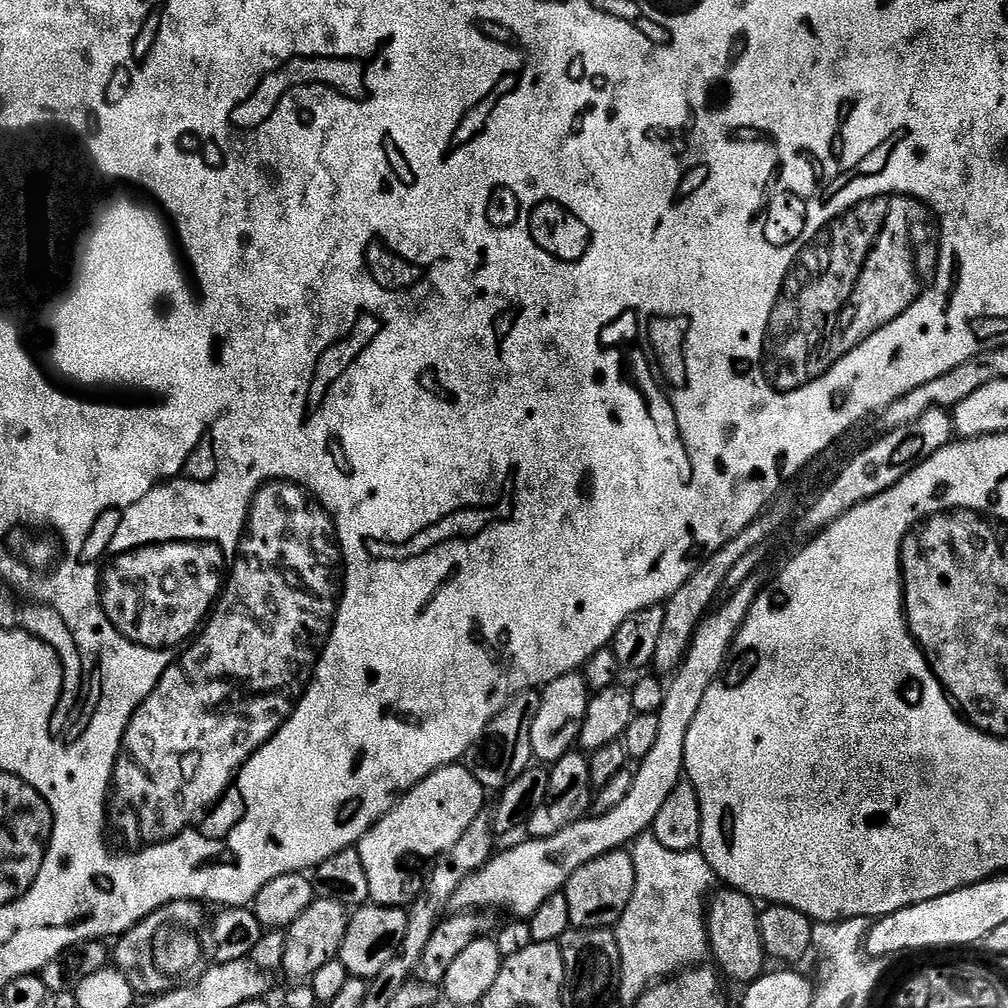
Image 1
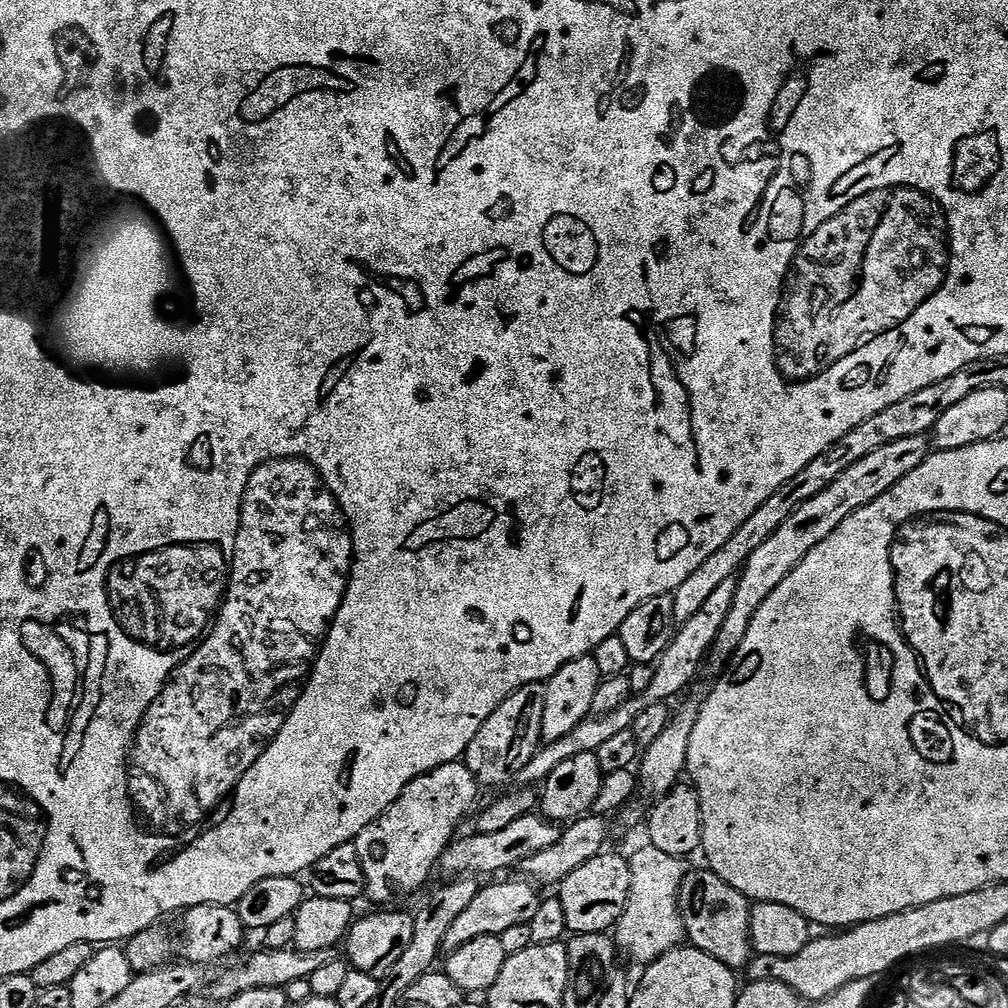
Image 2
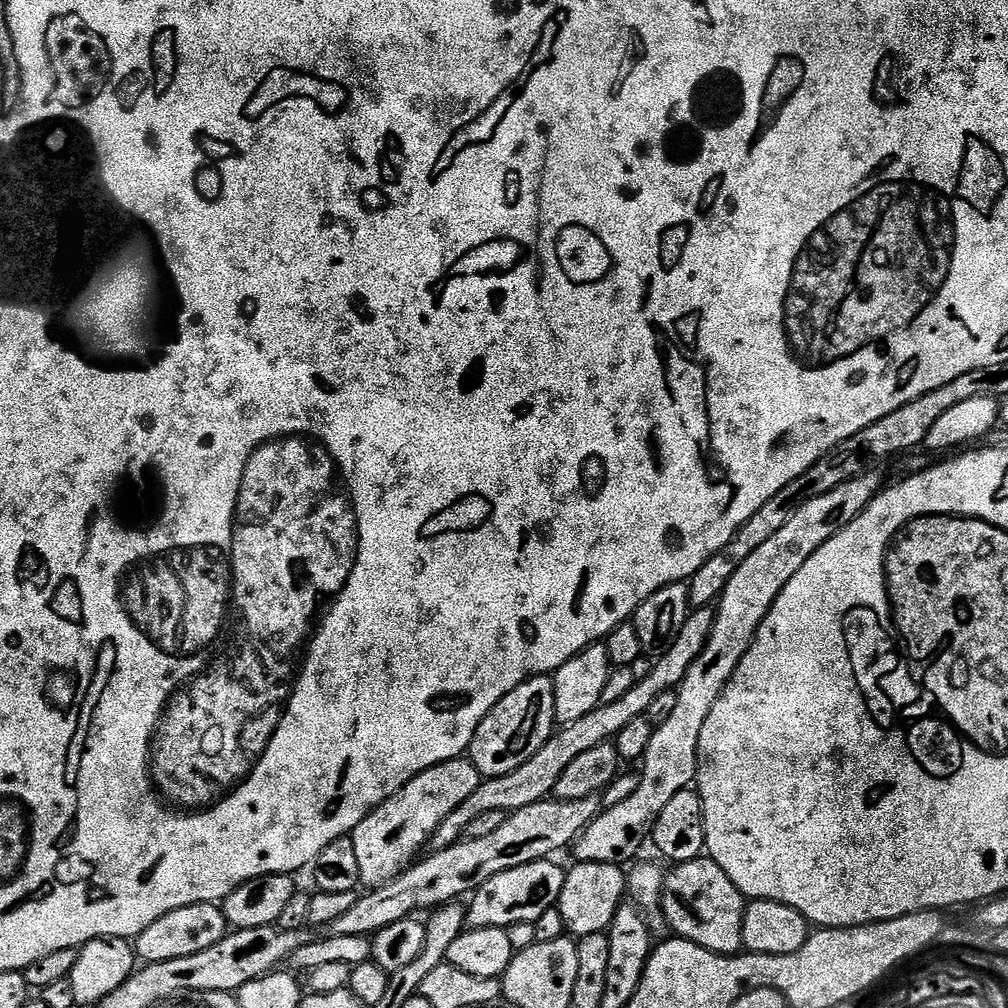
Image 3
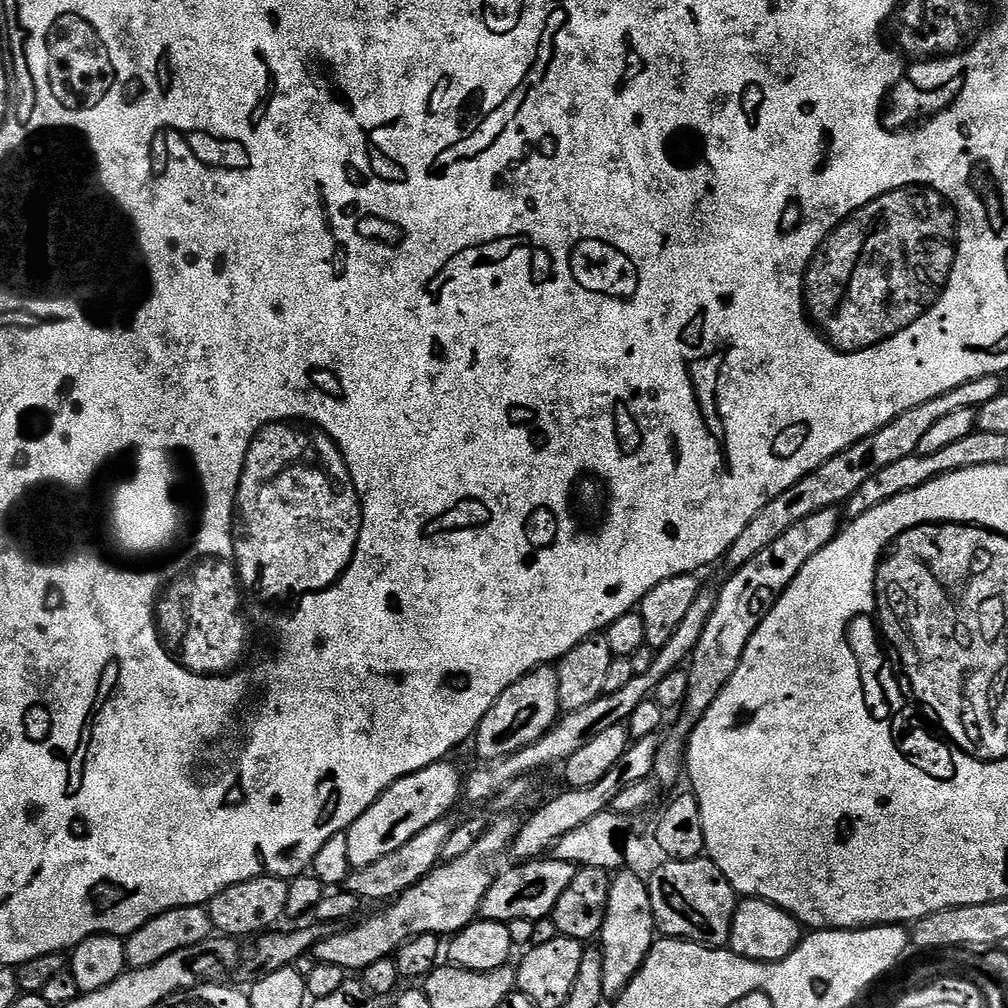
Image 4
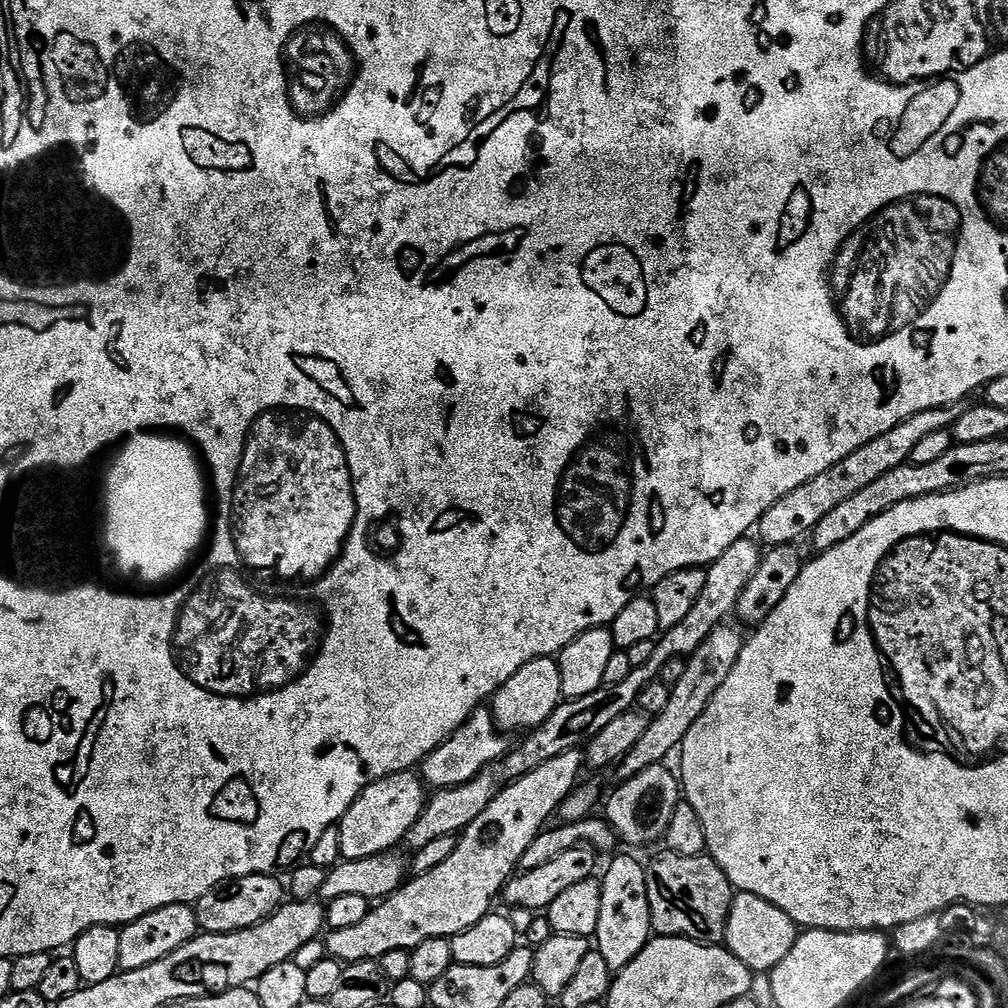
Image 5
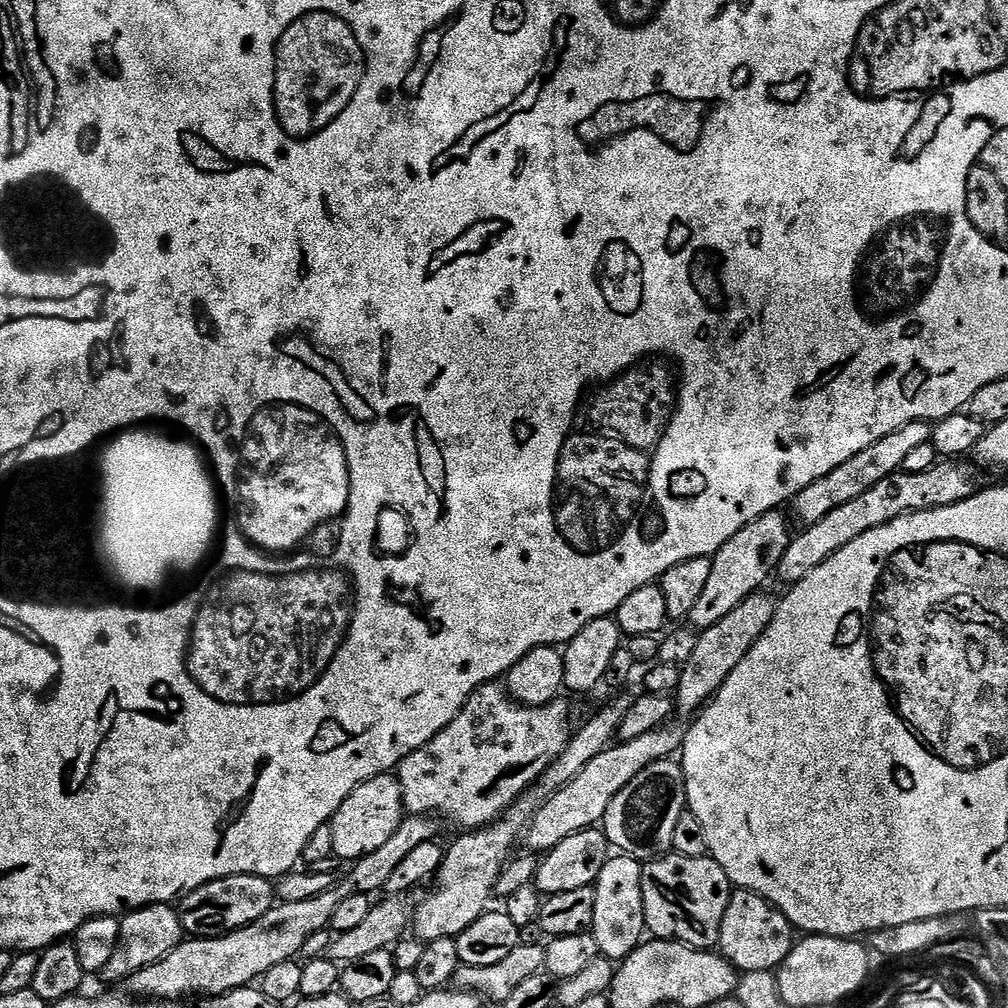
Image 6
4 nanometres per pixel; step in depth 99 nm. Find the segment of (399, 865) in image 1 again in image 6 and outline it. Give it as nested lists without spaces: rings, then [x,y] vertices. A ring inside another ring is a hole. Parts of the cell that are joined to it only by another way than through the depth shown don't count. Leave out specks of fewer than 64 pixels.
[[[385,774],[370,778],[370,782],[362,782],[338,806],[338,810],[331,818],[332,833],[334,834],[333,857],[337,861],[355,862],[366,854],[374,854],[378,846],[383,846],[398,830],[406,815],[404,807],[404,795],[399,779],[395,775]]]

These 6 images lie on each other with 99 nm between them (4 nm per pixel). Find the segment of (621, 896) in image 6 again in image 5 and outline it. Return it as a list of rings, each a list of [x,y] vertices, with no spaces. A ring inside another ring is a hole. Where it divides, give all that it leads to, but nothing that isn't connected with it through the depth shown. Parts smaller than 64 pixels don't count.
[[[616,856],[608,864],[608,873],[600,880],[602,886],[602,915],[598,918],[598,930],[594,948],[606,958],[613,973],[621,972],[648,945],[654,933],[650,914],[650,894],[646,890],[646,868],[632,856]]]

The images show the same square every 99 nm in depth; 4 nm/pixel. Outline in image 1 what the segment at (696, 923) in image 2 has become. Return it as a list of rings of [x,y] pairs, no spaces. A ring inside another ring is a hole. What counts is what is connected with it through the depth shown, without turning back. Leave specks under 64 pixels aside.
[[[717,891],[706,904],[706,927],[710,956],[716,959],[715,967],[725,977],[728,975],[730,979],[737,980],[740,986],[747,986],[763,976],[766,971],[758,904],[744,892],[723,891],[720,893]]]

